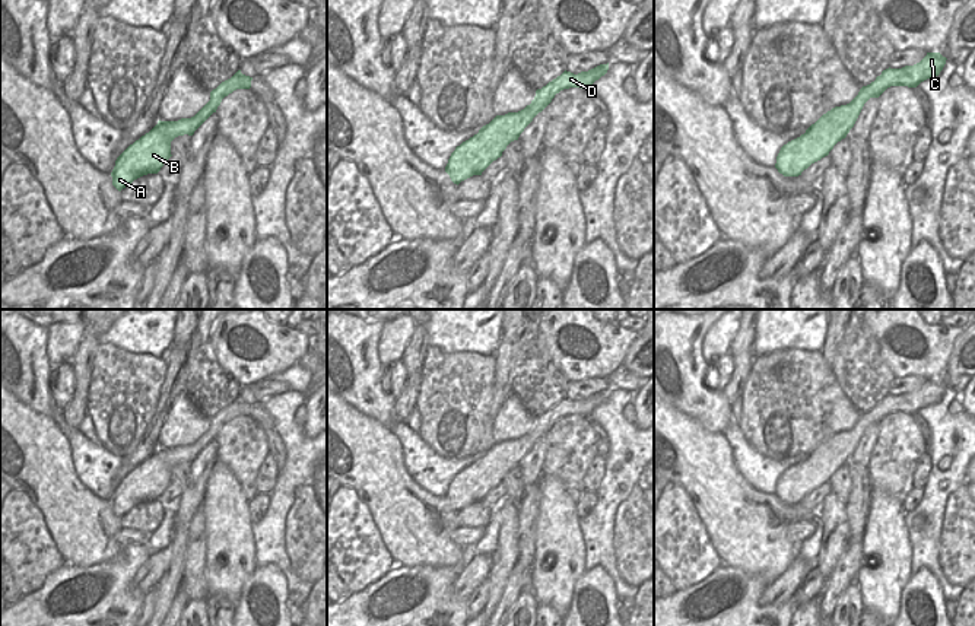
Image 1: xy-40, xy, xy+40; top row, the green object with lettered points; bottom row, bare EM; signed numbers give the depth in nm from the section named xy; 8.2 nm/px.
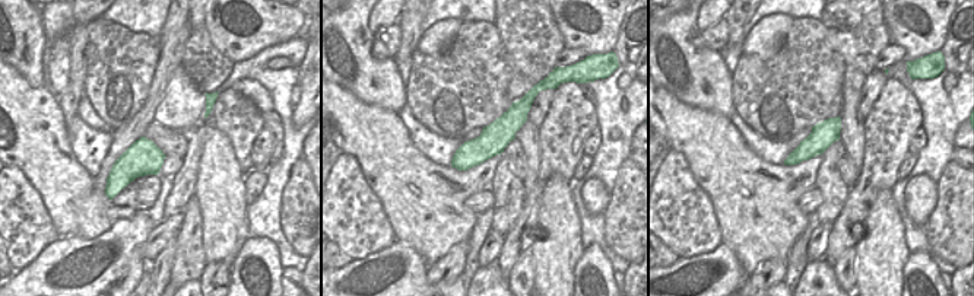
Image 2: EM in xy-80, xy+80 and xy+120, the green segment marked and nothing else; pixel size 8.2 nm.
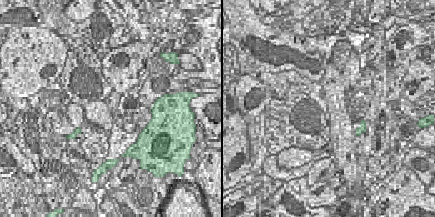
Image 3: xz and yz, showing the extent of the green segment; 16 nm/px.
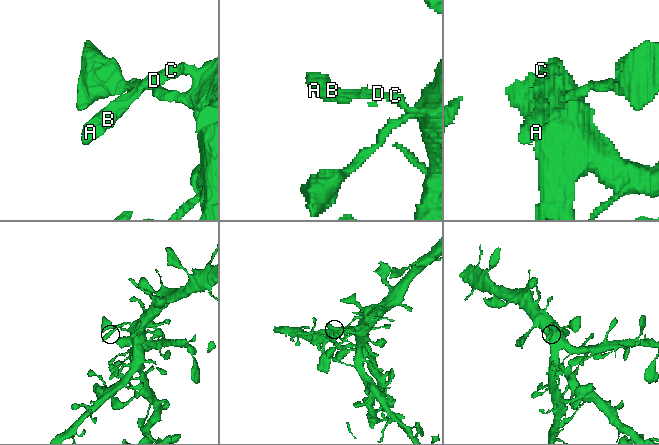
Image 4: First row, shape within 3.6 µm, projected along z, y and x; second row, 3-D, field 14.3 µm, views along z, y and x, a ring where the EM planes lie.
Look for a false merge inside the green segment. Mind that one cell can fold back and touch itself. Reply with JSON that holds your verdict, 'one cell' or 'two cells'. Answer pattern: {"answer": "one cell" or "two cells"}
{"answer": "one cell"}

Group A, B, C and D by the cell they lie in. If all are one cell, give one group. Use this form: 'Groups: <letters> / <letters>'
Groups: A B C D.

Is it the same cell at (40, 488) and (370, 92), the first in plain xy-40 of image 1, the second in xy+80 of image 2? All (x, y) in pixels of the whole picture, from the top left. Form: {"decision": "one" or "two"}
{"decision": "two"}

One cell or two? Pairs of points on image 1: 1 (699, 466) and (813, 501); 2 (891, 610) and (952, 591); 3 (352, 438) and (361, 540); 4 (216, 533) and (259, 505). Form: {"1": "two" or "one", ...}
{"1": "one", "2": "two", "3": "two", "4": "two"}

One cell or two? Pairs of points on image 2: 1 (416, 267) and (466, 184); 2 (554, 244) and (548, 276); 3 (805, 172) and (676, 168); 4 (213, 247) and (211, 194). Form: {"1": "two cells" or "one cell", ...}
{"1": "two cells", "2": "one cell", "3": "two cells", "4": "one cell"}

